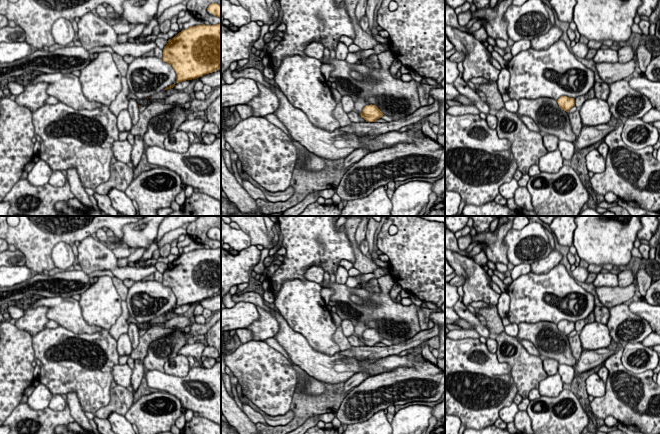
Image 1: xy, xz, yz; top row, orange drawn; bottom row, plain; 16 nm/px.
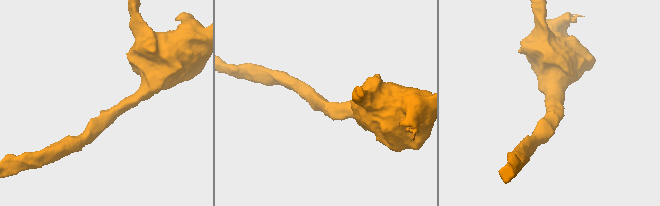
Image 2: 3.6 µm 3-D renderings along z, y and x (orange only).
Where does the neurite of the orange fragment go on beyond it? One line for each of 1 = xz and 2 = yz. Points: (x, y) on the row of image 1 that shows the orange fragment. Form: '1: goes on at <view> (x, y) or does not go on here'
1: does not go on here
2: does not go on here

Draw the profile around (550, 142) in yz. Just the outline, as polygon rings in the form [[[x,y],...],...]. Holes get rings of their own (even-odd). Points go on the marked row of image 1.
[[[544,134],[543,136],[543,145],[547,149],[547,152],[552,152],[558,149],[559,139],[555,135]]]

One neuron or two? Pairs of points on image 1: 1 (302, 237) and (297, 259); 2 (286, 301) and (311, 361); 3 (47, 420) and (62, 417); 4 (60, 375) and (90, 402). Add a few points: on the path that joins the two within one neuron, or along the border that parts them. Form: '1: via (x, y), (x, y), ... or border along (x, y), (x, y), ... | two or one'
1: via (302, 242), (301, 254) | one
2: border along (282, 316), (315, 349) | two
3: via (51, 419), (58, 418) | one
4: via (68, 377), (85, 394) | one

